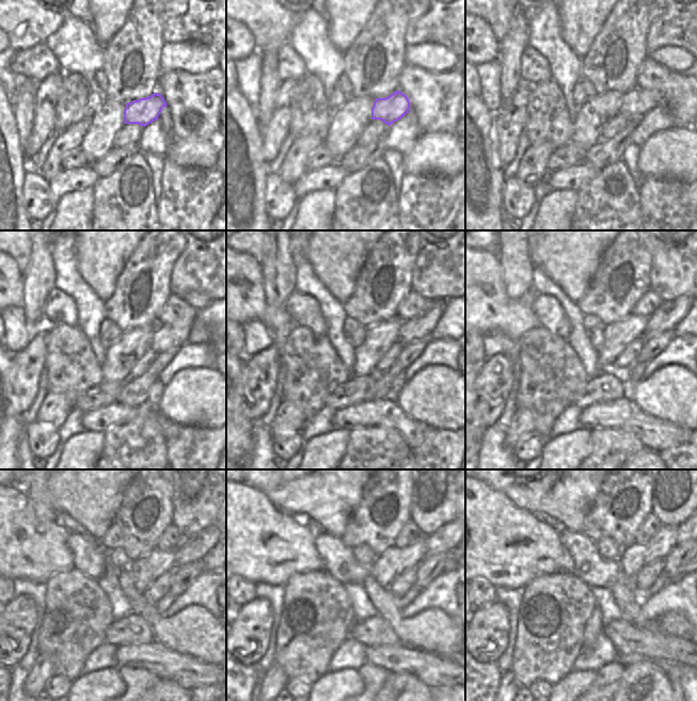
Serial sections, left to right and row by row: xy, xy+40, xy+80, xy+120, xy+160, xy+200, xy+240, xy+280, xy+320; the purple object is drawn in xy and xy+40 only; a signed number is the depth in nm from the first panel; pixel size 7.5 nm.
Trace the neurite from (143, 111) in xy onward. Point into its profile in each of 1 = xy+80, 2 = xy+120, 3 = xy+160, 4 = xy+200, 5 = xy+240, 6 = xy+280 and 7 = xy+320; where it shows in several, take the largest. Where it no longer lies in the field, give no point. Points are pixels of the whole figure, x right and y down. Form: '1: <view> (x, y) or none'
1: xy+80 (635, 102)
2: xy+120 (164, 337)
3: xy+160 (421, 327)
4: xy+200 (665, 318)
5: xy+240 (192, 548)
6: xy+280 (443, 540)
7: xy+320 (682, 530)

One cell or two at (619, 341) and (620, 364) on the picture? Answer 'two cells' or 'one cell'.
two cells

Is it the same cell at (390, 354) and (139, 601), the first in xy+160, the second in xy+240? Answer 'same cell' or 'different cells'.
different cells

